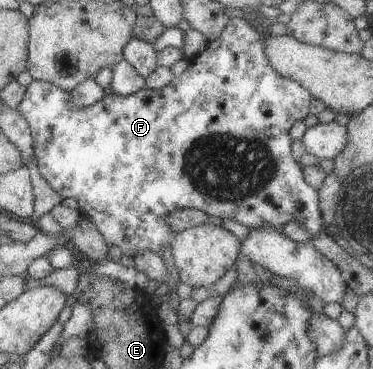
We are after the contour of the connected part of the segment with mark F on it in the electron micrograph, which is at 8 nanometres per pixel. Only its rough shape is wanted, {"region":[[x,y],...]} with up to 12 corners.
{"region":[[231,16],[158,90],[16,111],[38,173],[126,257],[192,209],[323,231],[312,97]]}

